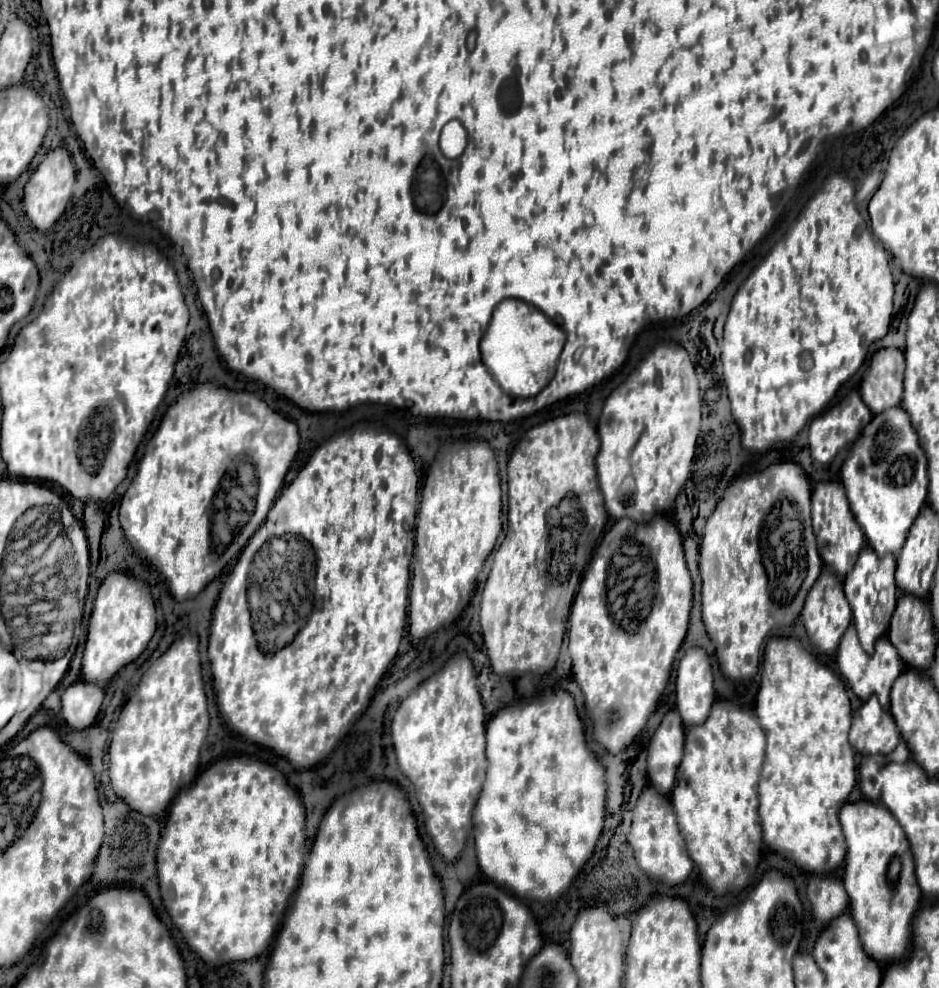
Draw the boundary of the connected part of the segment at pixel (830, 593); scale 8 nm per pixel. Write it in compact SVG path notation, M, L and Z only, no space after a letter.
M824 567L820 577L816 579L814 587L810 587L800 617L804 621L804 627L806 627L806 633L808 633L810 641L820 651L830 653L830 651L834 651L838 647L838 641L840 641L842 633L846 631L846 627L852 621L852 611L850 611L850 605L846 603L844 591L842 591L842 579L838 575L834 575L828 567Z

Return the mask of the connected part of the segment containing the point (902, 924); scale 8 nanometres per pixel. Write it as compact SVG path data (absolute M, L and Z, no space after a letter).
M872 801L846 803L840 809L840 823L848 843L844 889L850 897L850 913L858 927L858 937L864 951L884 963L906 955L906 939L910 939L910 919L920 905L922 891L914 875L914 857L910 841L902 831L894 813Z

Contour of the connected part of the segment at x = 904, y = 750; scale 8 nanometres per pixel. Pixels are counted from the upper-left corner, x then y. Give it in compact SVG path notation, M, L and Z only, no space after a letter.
M900 739L898 747L888 755L888 761L906 761L908 757L910 757L910 749L908 749L906 741L904 741L904 739Z

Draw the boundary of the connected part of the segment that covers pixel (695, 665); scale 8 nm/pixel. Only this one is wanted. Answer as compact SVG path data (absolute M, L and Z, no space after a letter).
M690 647L676 669L676 707L684 725L702 723L714 703L710 657L702 647Z

